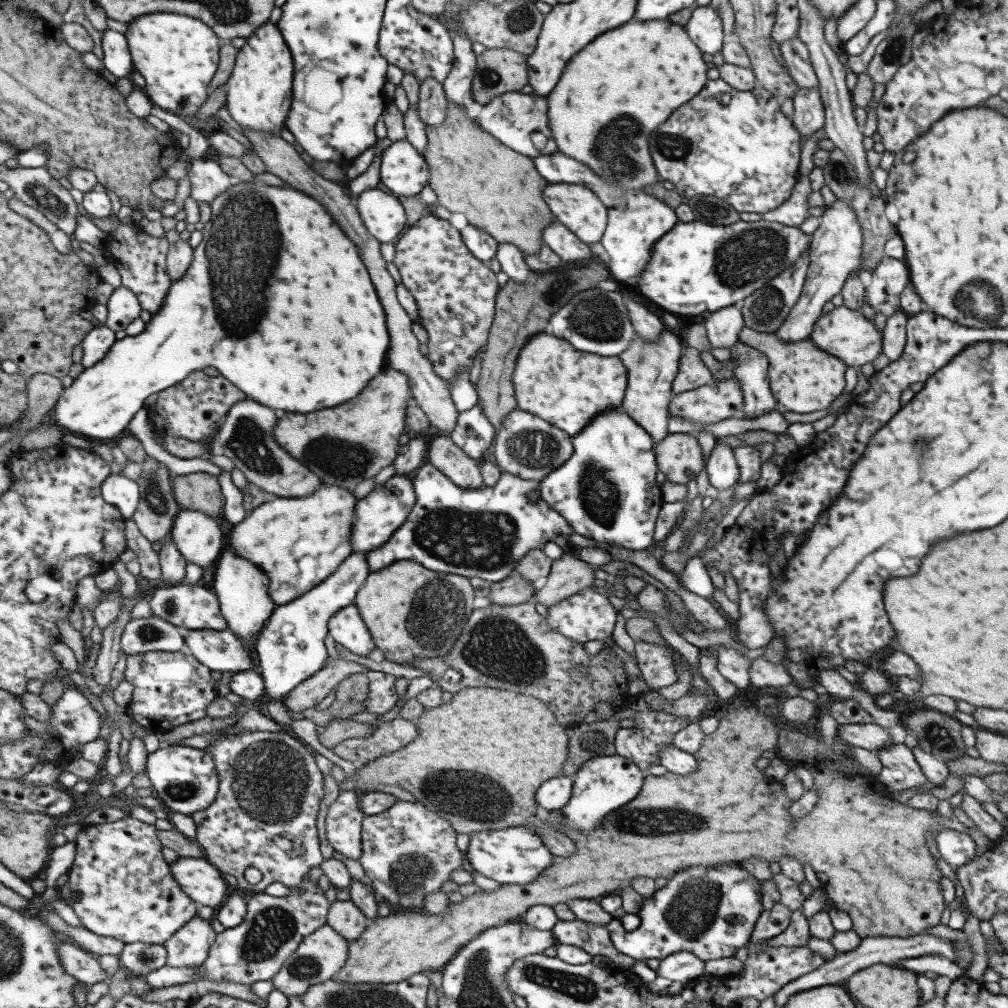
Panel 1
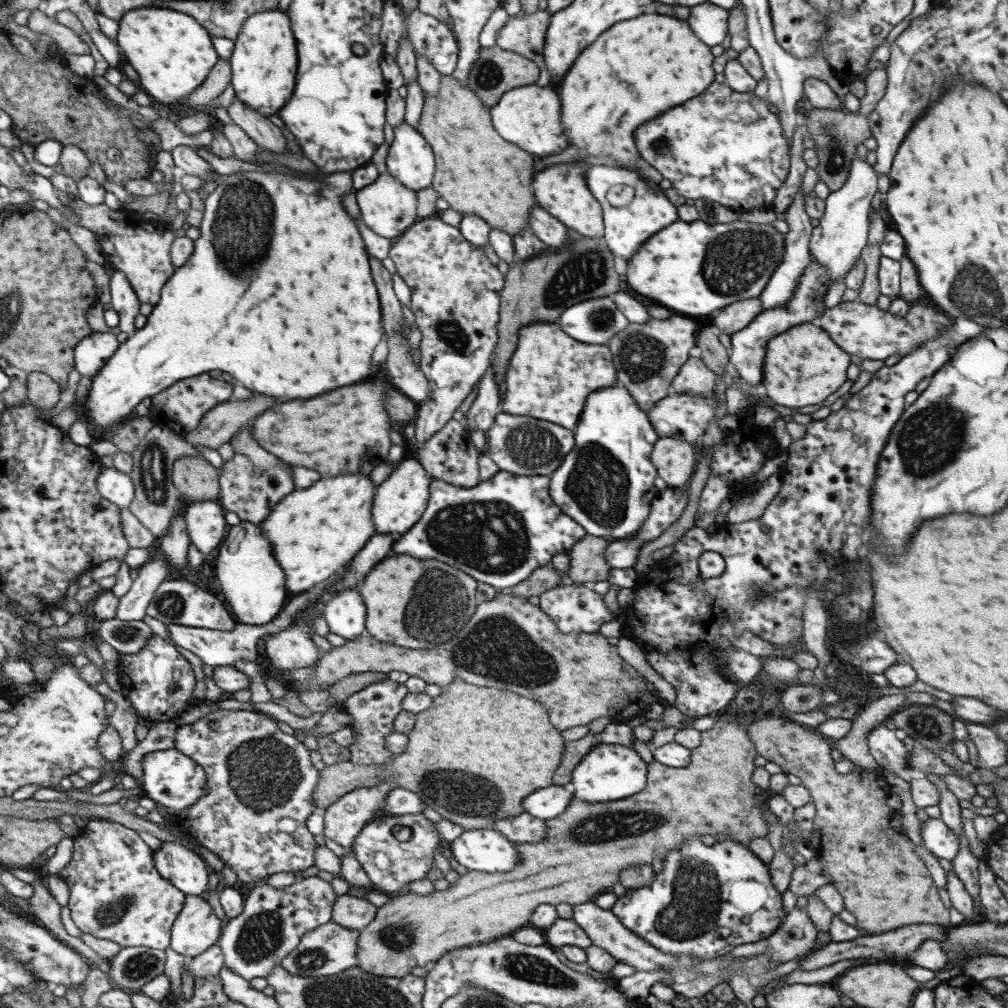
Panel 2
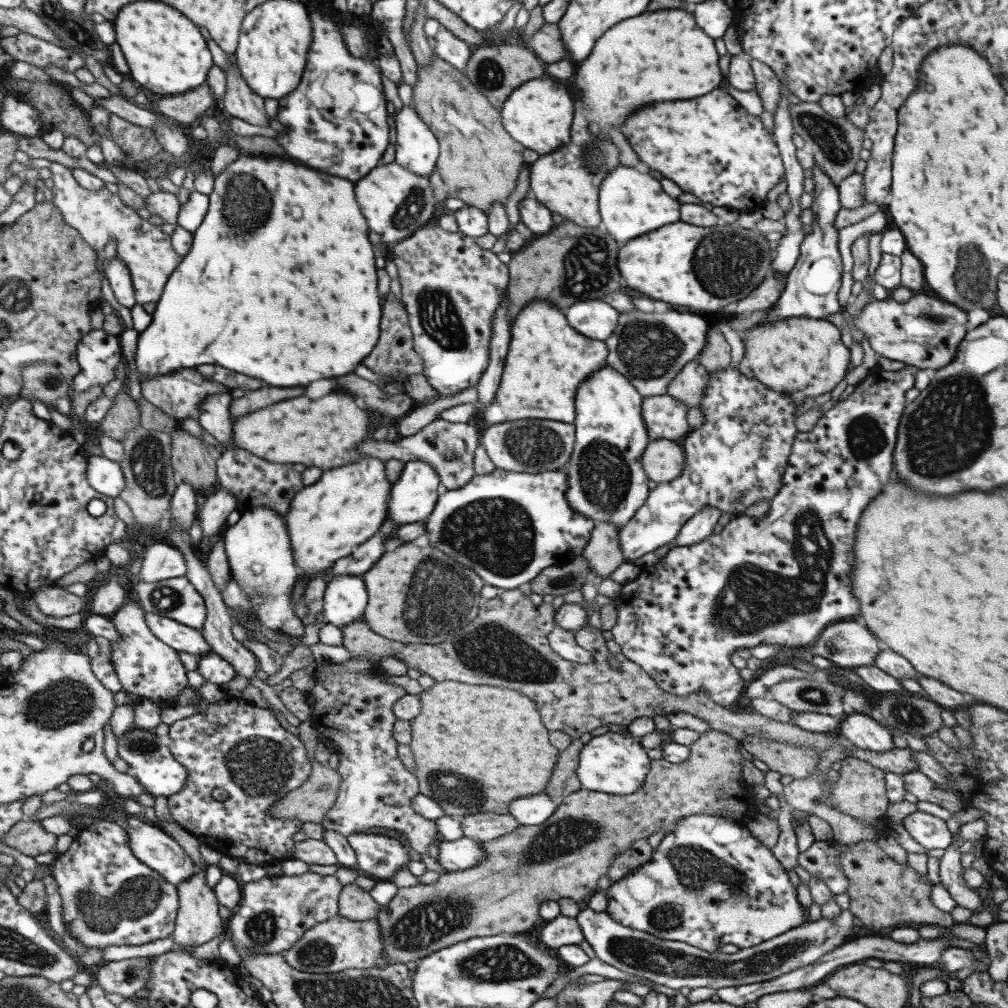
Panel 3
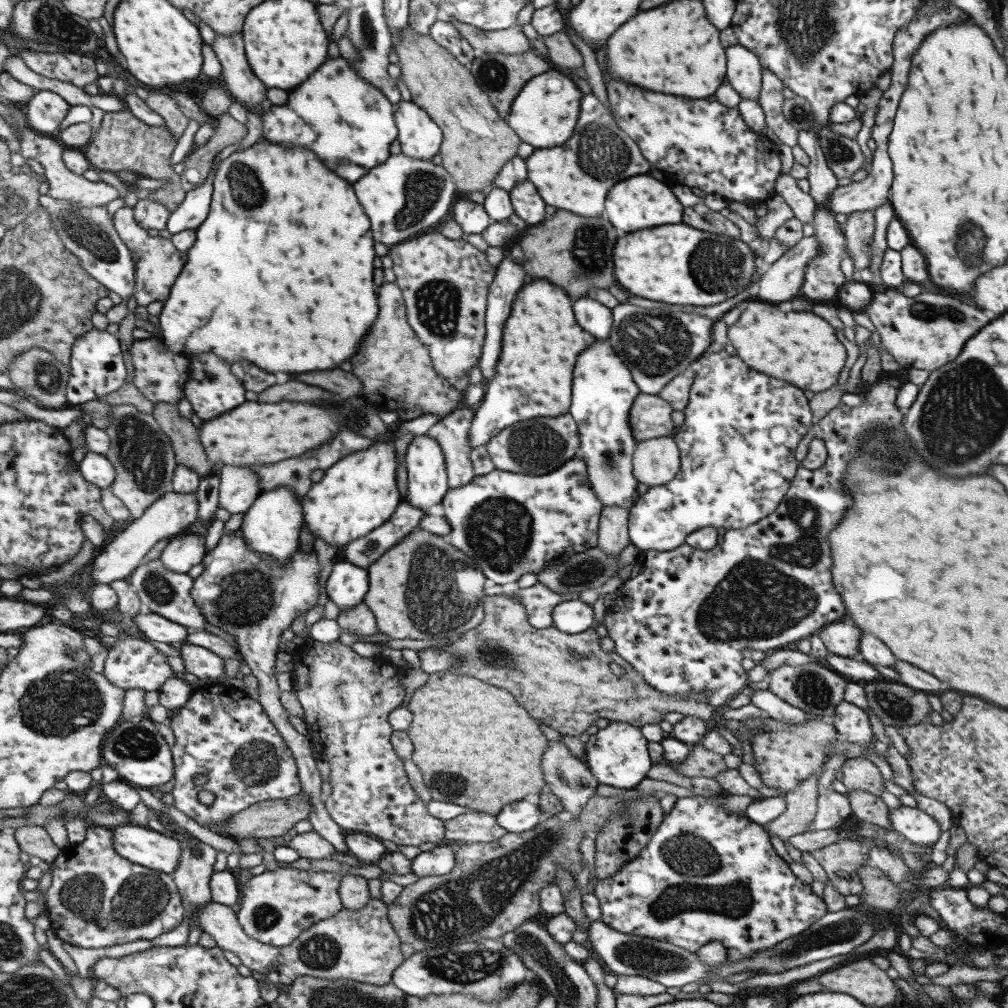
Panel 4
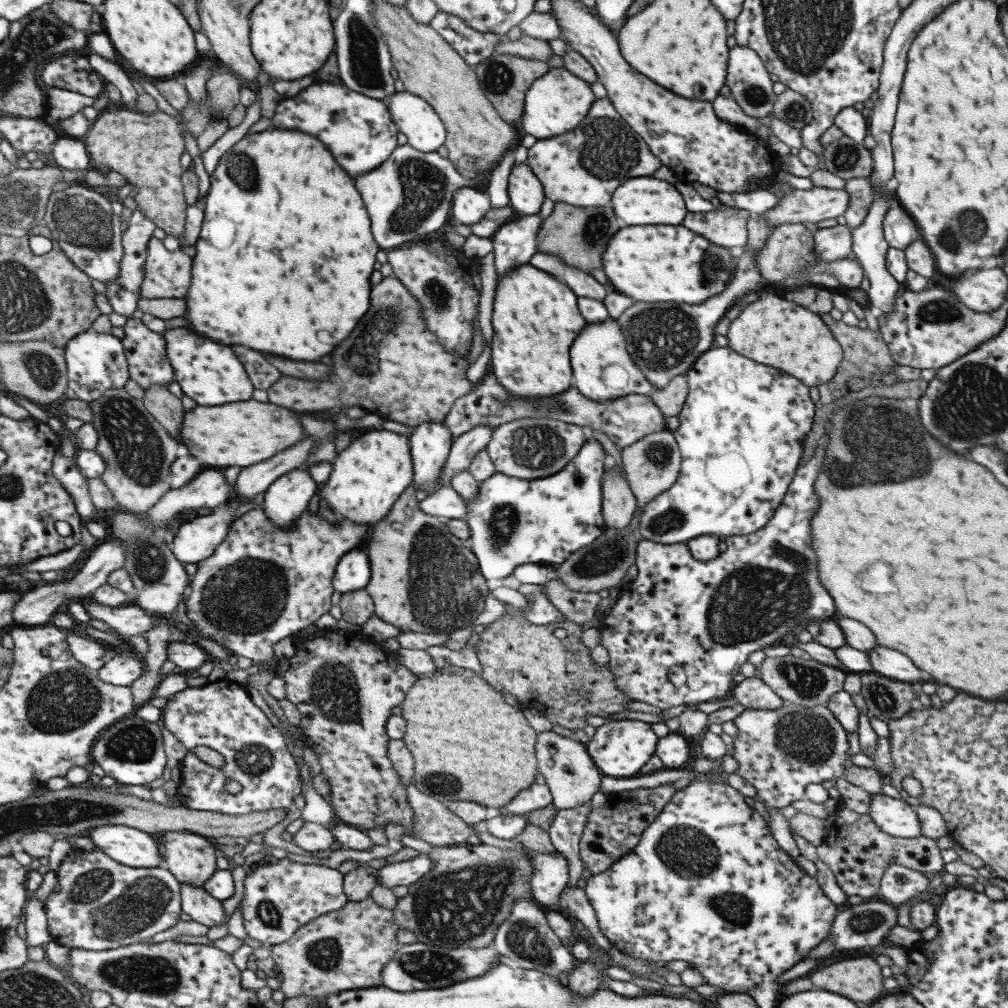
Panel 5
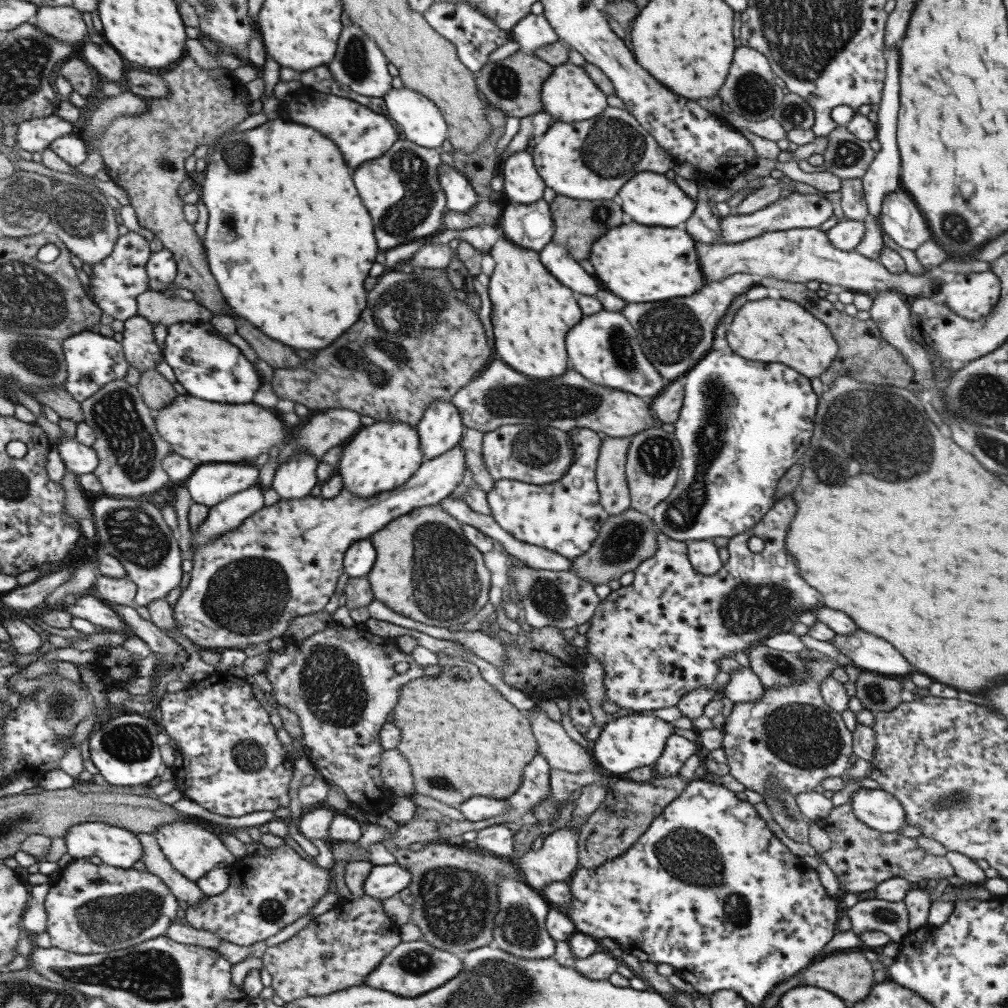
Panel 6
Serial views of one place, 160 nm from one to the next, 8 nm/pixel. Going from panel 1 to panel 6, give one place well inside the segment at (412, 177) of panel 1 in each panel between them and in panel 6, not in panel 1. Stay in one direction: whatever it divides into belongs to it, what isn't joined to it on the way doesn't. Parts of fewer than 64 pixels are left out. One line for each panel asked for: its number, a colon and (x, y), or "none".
2: (409, 159)
3: (416, 149)
4: (419, 138)
5: (423, 129)
6: (418, 120)

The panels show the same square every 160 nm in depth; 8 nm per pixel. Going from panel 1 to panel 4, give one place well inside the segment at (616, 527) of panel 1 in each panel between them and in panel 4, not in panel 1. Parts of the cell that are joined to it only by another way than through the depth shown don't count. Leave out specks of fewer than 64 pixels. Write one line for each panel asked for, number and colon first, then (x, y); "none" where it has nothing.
2: (605, 483)
3: (606, 482)
4: (602, 391)

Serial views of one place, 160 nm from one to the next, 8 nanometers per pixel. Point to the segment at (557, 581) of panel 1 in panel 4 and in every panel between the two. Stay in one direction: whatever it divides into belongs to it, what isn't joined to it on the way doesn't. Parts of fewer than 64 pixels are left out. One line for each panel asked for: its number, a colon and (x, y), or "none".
2: (586, 561)
3: (602, 551)
4: (613, 521)

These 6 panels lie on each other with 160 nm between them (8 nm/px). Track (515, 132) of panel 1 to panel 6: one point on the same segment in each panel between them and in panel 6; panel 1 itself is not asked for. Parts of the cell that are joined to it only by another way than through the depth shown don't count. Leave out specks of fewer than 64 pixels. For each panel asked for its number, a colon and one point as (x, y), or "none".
2: (528, 116)
3: (538, 114)
4: (543, 114)
5: (555, 103)
6: (568, 94)

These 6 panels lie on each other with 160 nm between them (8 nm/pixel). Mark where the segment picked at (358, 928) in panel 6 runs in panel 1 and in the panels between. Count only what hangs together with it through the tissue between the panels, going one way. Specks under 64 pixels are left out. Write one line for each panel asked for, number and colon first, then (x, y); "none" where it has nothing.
1: (319, 955)
2: (328, 949)
3: (334, 945)
4: (359, 945)
5: (345, 949)

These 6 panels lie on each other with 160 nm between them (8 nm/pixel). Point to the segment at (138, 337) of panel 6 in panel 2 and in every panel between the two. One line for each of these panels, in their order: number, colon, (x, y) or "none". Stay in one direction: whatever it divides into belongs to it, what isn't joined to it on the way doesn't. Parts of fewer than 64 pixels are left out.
2: (179, 407)
3: (178, 394)
4: (160, 376)
5: (145, 352)

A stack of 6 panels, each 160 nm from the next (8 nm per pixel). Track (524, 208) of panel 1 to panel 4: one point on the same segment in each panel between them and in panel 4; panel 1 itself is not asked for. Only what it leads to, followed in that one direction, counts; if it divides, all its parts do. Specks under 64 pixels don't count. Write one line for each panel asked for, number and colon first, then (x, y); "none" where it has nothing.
2: (477, 173)
3: (475, 167)
4: (476, 143)

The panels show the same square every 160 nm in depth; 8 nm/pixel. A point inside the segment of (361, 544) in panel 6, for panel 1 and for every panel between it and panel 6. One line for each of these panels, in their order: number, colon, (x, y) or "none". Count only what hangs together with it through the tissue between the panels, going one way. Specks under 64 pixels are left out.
1: (346, 627)
2: (344, 612)
3: (344, 598)
4: (346, 585)
5: (352, 572)

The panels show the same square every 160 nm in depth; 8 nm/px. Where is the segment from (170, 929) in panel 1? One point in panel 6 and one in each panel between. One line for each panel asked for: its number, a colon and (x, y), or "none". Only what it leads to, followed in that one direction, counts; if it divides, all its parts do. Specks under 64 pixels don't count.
2: (115, 892)
3: (108, 898)
4: (95, 899)
5: (97, 904)
6: (89, 909)

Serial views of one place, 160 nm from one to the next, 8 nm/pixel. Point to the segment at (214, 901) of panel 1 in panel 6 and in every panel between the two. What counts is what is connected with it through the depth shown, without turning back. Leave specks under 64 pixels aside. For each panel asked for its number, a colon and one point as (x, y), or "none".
2: (185, 870)
3: (157, 850)
4: (141, 846)
5: (127, 846)
6: (113, 846)

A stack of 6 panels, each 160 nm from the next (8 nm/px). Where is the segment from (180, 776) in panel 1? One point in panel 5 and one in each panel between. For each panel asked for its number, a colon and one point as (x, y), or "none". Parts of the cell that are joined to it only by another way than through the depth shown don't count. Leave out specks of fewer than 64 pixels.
2: (171, 779)
3: (151, 764)
4: (134, 749)
5: (130, 751)

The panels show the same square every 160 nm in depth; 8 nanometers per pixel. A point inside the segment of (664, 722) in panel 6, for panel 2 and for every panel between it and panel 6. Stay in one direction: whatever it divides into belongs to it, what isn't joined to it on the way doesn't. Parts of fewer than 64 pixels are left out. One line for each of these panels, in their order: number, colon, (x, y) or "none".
2: (608, 772)
3: (611, 763)
4: (617, 755)
5: (619, 748)

